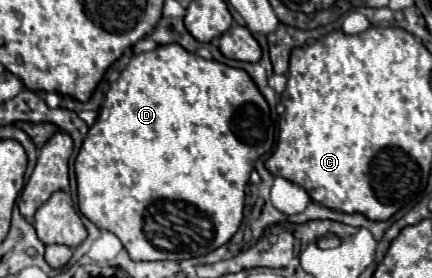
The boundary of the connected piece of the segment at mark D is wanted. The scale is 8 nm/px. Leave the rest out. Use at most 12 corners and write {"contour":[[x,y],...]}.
{"contour":[[178,43],[132,55],[74,163],[132,261],[236,233],[270,109]]}

